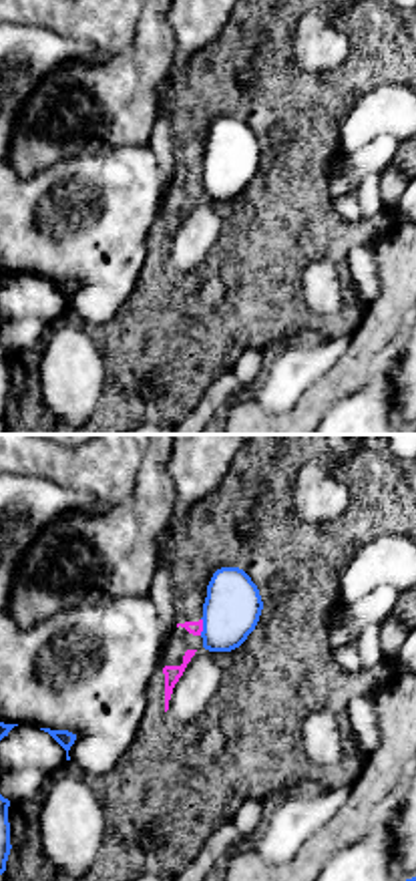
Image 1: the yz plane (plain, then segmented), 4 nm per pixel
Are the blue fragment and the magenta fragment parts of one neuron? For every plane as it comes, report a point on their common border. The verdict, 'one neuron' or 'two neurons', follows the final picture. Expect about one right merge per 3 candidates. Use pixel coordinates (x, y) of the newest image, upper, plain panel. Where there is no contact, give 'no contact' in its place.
meets blue at (203, 175)

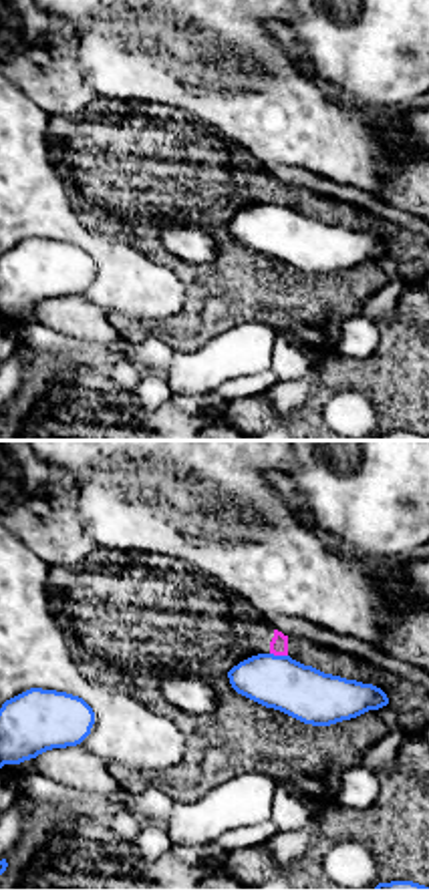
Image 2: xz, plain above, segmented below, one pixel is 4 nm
meets blue at (278, 206)

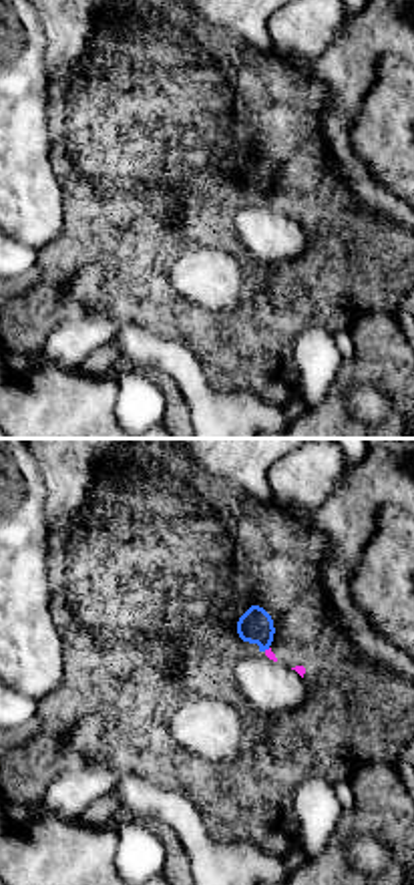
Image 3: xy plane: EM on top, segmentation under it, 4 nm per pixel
meets blue at (266, 198)

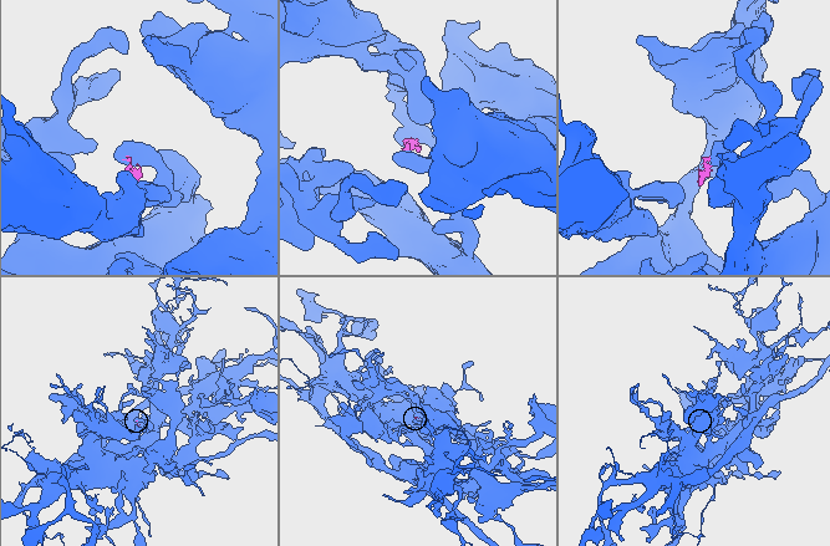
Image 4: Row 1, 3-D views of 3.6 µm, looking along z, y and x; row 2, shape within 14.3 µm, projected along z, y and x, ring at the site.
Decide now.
two neurons

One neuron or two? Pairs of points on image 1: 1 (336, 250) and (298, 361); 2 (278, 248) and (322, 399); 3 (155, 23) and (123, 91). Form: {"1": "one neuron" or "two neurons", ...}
{"1": "two neurons", "2": "two neurons", "3": "one neuron"}

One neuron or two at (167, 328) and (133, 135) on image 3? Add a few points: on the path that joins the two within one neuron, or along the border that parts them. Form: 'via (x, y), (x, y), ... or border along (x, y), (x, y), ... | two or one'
via (133, 280), (133, 184) | one

